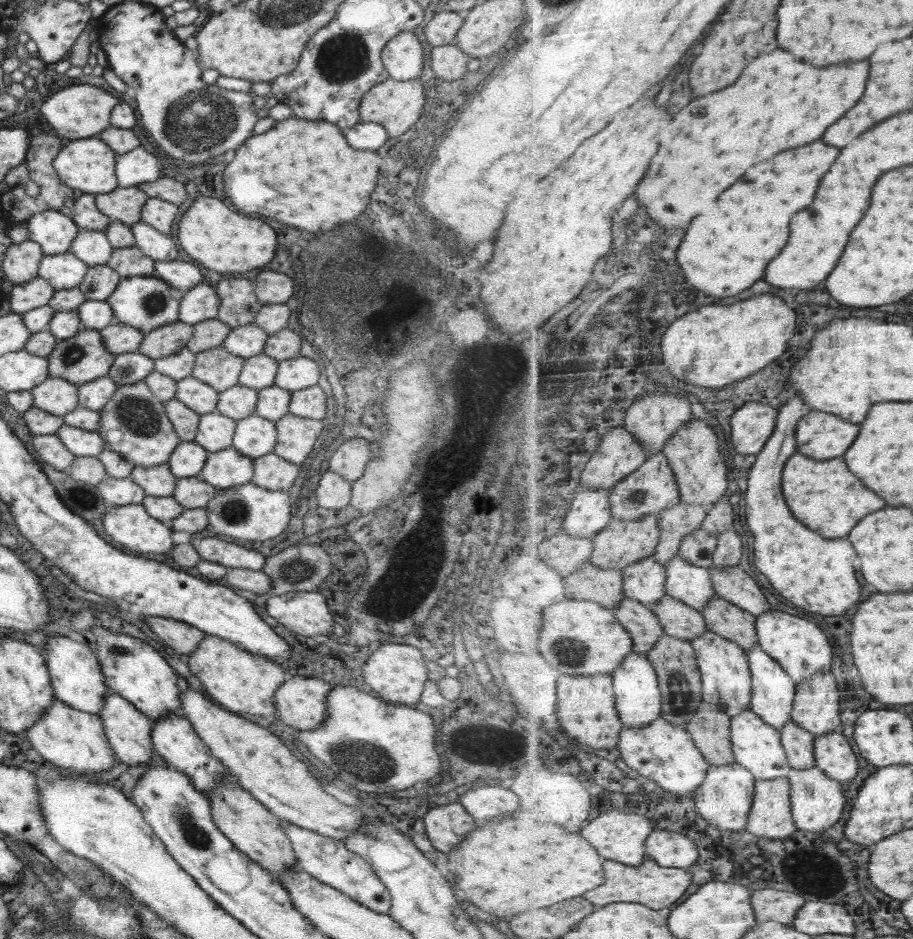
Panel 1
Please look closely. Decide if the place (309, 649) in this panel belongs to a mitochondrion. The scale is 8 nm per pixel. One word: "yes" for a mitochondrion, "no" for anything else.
no

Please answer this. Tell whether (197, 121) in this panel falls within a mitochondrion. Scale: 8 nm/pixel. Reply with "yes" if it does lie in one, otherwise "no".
yes

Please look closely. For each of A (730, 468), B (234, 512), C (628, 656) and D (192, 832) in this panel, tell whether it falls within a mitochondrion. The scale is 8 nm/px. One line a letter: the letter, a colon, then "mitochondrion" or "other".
A: other
B: mitochondrion
C: other
D: mitochondrion

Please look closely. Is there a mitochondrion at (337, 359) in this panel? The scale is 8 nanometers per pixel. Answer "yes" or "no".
yes

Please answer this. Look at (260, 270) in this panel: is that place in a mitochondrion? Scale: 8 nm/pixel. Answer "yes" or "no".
no

